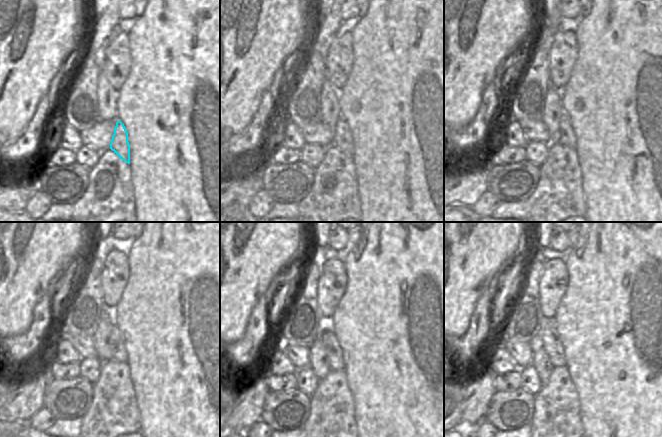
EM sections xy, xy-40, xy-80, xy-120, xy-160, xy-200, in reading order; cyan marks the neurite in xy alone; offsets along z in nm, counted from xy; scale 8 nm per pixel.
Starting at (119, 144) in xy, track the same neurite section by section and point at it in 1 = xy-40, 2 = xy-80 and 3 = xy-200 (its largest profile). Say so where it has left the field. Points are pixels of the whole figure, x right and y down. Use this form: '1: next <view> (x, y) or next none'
1: next xy-40 (342, 139)
2: next xy-80 (566, 136)
3: next xy-200 (551, 343)

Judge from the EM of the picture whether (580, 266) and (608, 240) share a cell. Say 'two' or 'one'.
one

